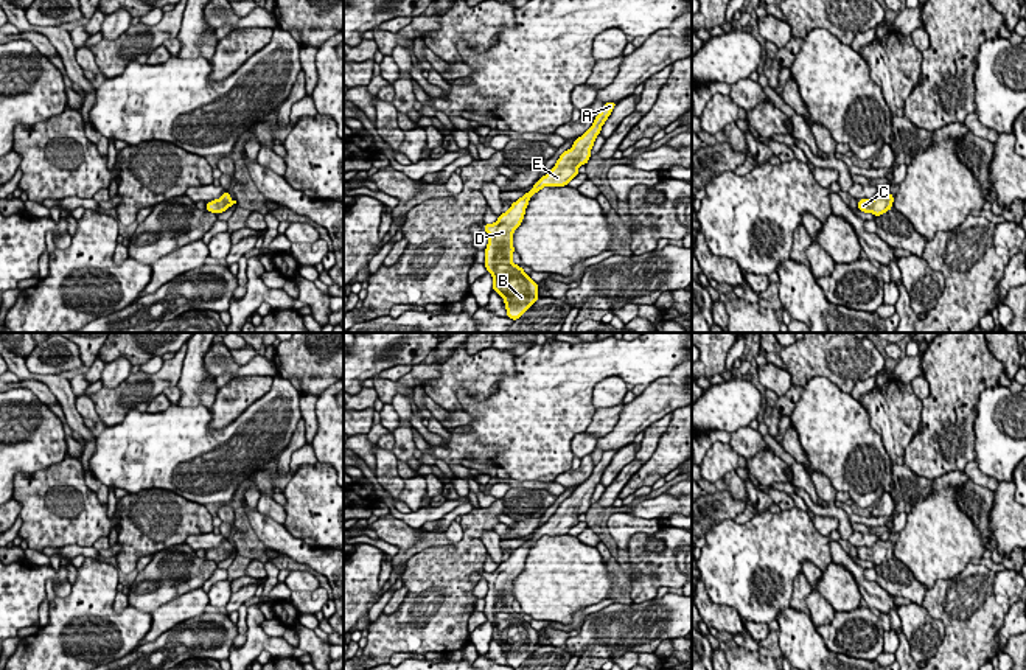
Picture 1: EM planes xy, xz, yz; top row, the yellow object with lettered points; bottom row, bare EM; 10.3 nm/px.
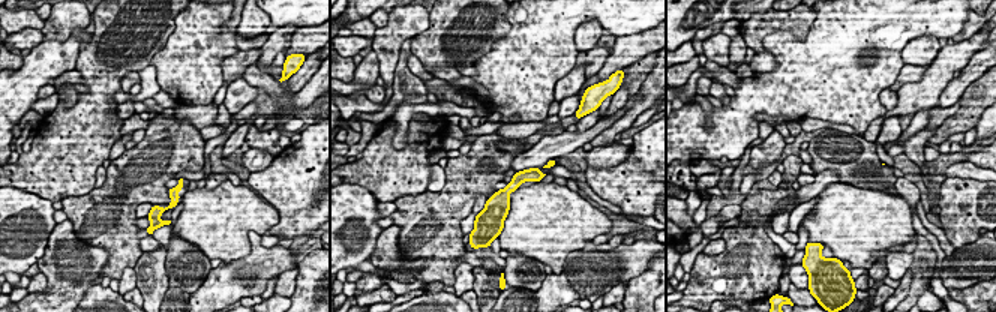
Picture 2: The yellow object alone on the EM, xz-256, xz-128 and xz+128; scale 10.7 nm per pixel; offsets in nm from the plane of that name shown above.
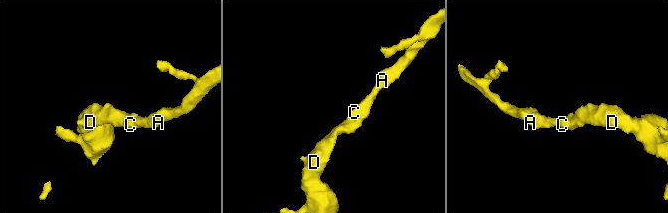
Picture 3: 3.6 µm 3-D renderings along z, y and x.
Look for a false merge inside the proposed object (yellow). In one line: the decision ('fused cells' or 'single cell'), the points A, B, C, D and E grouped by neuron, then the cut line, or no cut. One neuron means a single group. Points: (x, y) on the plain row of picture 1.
single cell; A B C D E; no cut

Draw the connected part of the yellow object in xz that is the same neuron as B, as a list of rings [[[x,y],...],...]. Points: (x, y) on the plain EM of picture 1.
[[[605,451],[592,474],[578,485],[572,496],[564,499],[550,519],[538,527],[530,539],[510,553],[497,564],[494,572],[483,572],[488,581],[485,595],[485,616],[493,623],[493,639],[505,651],[507,665],[518,668],[539,647],[538,631],[533,630],[521,614],[515,612],[513,581],[522,572],[530,546],[544,535],[566,535],[578,524],[578,516],[591,507],[591,497],[600,483],[602,474],[611,463],[617,451]]]

